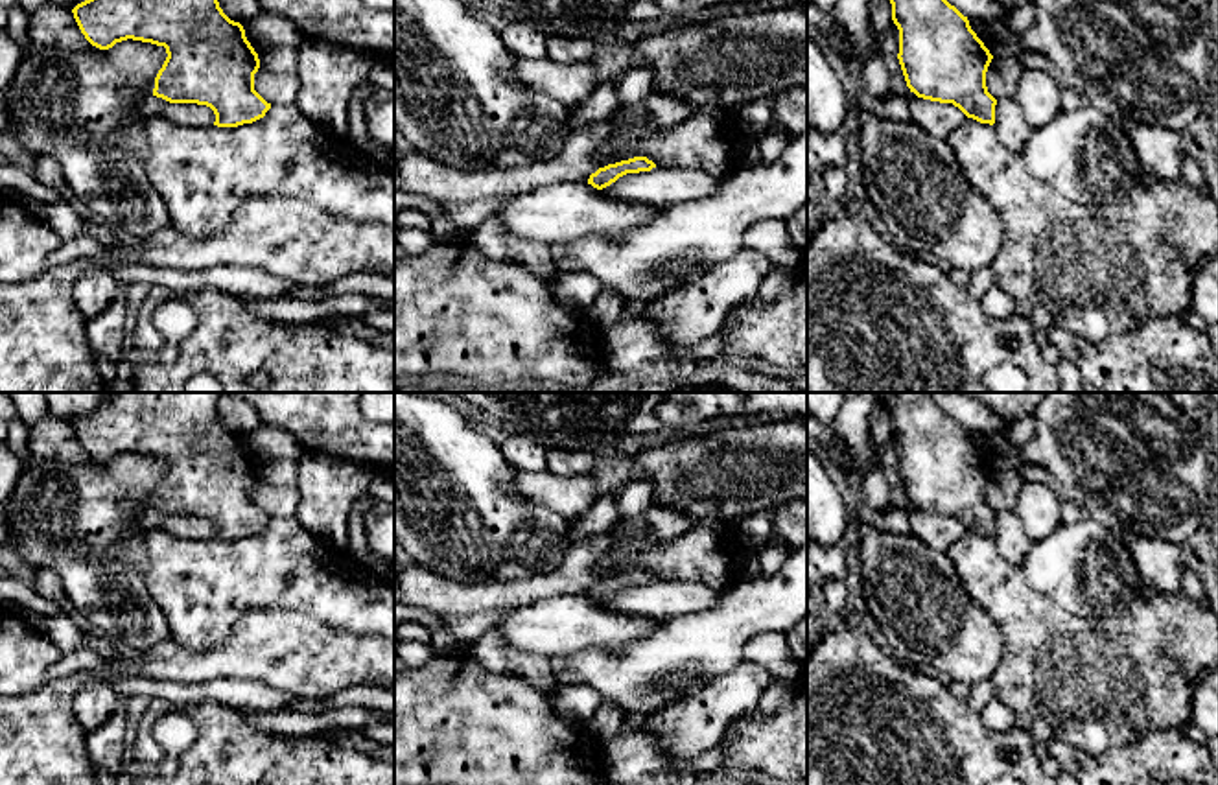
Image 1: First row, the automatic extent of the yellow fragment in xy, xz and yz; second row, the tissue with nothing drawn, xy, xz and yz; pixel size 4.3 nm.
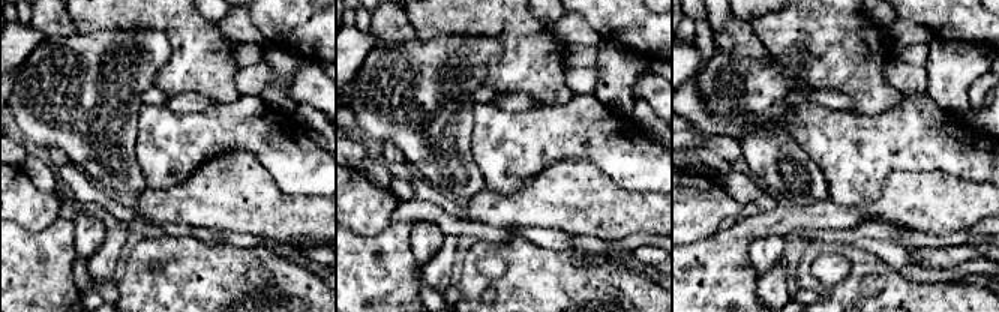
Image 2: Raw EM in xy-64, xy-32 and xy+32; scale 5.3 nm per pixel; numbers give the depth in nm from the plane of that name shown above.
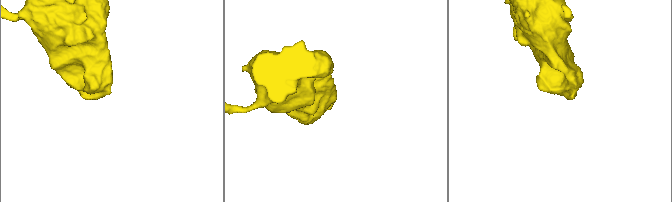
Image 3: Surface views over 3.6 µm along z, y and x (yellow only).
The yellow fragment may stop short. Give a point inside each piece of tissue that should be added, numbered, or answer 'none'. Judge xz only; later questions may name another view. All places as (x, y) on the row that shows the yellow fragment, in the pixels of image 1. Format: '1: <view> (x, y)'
none

